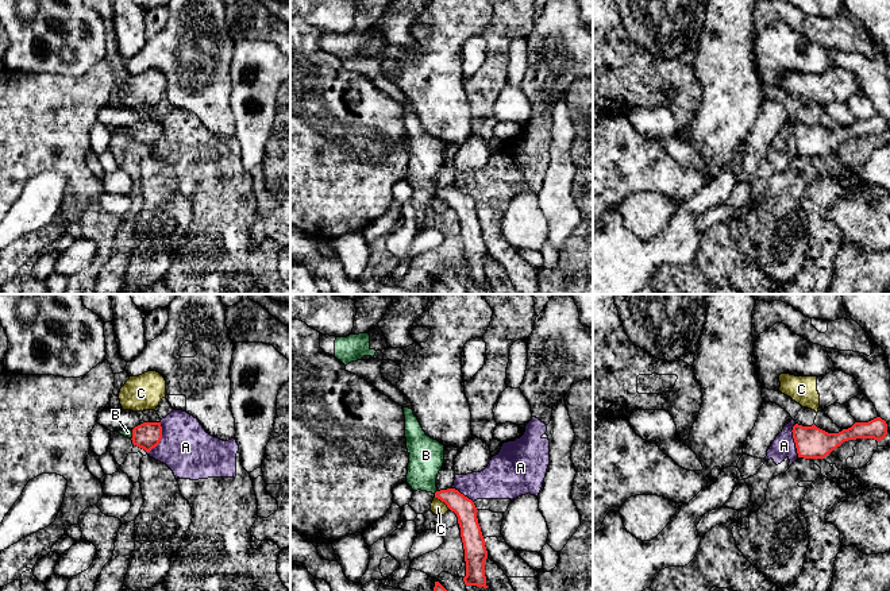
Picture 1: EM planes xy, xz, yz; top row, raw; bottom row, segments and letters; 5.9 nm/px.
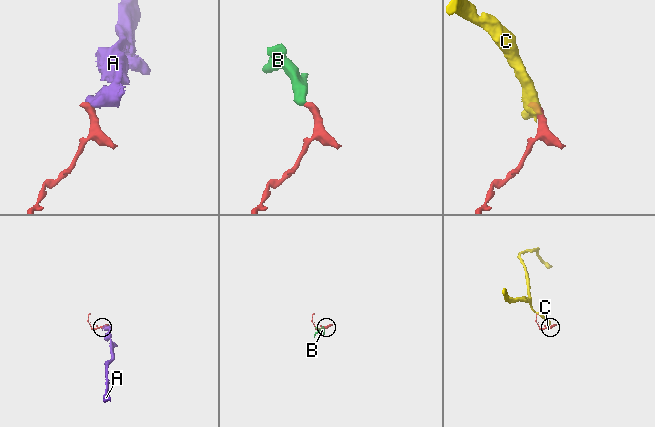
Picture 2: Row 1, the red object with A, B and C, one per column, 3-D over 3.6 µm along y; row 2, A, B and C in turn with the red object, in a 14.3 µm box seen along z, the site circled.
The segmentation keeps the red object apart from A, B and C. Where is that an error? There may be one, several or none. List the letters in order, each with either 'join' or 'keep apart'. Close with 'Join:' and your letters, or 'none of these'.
A: keep apart
B: join
C: keep apart
Join: B

